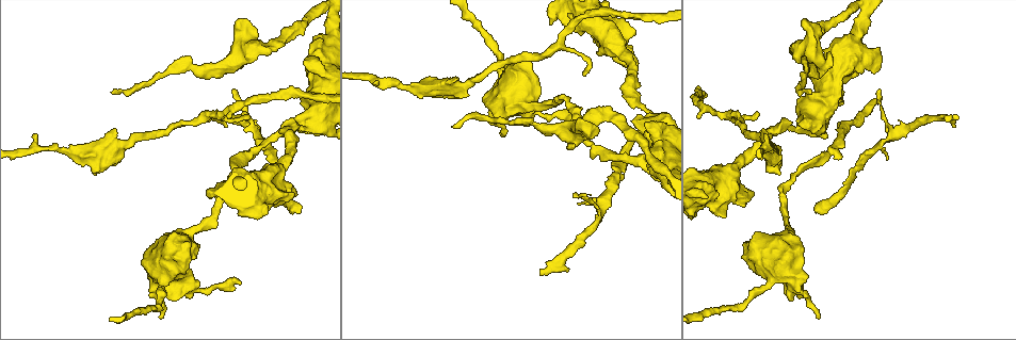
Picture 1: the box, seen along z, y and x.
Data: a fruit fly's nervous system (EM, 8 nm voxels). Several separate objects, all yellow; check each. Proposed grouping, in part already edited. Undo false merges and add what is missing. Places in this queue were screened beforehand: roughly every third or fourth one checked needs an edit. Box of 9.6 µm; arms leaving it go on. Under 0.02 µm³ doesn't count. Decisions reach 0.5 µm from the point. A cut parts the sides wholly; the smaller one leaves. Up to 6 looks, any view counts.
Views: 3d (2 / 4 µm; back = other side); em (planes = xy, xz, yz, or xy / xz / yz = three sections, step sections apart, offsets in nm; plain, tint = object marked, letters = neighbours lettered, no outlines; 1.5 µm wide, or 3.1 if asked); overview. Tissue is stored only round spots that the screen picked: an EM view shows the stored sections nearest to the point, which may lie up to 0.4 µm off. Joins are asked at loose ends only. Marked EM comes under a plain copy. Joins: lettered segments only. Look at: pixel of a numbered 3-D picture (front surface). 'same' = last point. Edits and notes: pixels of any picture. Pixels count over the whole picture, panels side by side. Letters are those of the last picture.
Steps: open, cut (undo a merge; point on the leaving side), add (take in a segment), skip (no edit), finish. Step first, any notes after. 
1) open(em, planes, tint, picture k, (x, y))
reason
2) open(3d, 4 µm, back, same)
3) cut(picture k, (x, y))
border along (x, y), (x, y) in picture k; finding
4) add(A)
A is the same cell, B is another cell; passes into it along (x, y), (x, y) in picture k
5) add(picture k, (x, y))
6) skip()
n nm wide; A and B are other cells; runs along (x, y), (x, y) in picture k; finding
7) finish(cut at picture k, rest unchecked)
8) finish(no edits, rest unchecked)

open(3d, 2 µm, picture 1, (885, 141))
a narrow waist

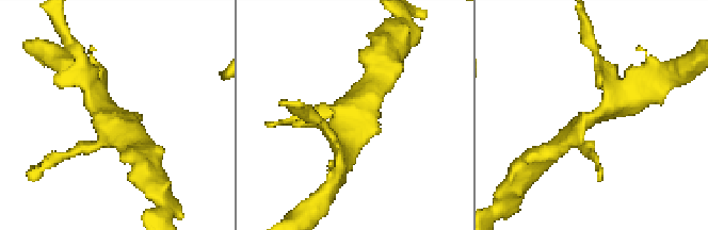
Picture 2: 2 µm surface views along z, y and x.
open(em, yz, step 8, tint, picture 2, (344, 120))

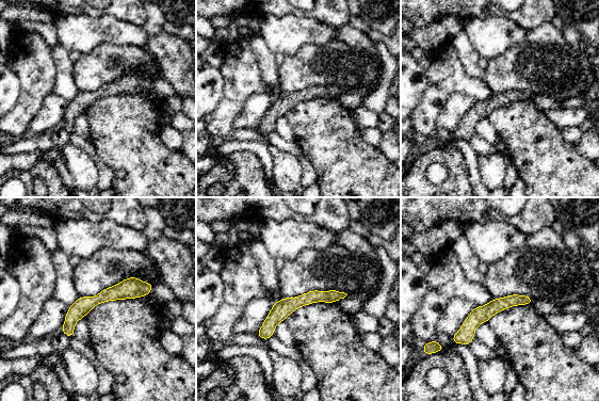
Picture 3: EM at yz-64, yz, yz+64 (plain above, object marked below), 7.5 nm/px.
open(em, xz, step 8, letters, same)
cut it another way

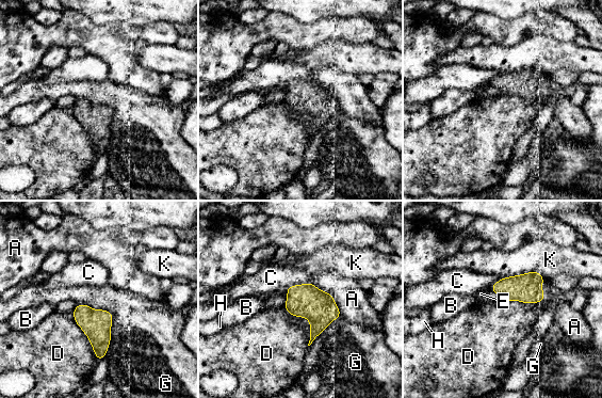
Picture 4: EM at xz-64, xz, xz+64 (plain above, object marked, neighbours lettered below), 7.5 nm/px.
skip()
G touches over 460 nm; A, B, C, D, E, G, H and K are other cells; border along (78, 303), (112, 314), (106, 356) in picture 4; all the same neuron

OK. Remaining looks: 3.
open(3d, 2 µm, back, picture 1, (741, 206))
branch stops here

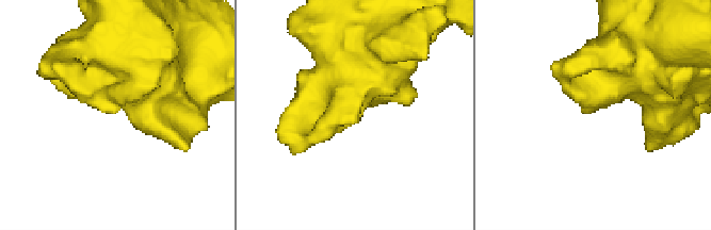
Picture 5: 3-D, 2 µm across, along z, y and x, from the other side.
open(em, planes, tint, picture 5, (358, 114))

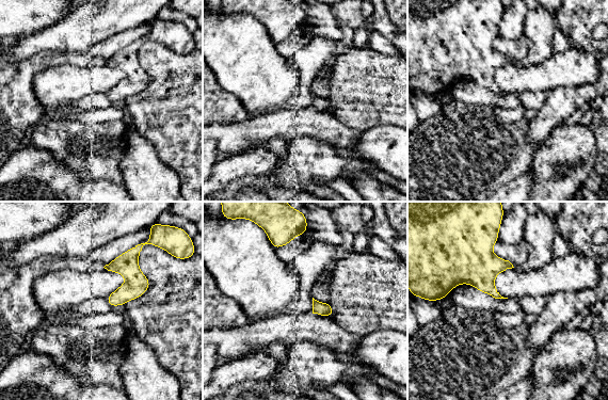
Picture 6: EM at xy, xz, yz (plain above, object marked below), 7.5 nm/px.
open(em, planes, letters, same)

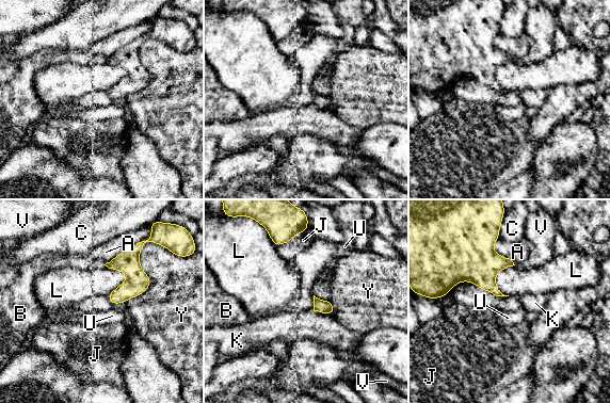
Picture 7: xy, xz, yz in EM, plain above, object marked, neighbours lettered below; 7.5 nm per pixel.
skip()
Y touches over 500 nm; A, B, C, J, K, L, U, V and Y are other cells; runs along (140, 245), (132, 283), (114, 301) in picture 7; none of them fits

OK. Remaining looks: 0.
finish(no edits, rest unchecked)

